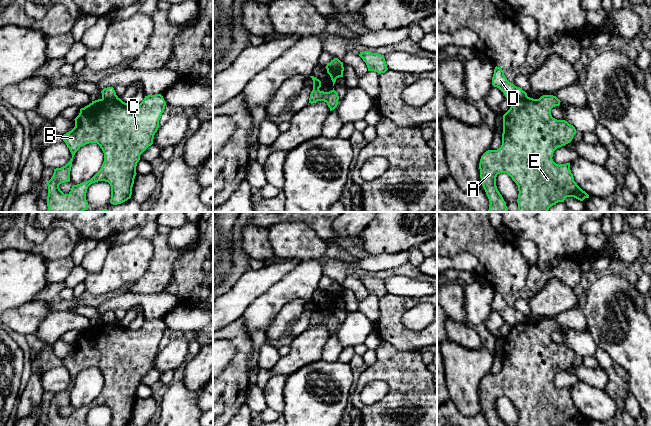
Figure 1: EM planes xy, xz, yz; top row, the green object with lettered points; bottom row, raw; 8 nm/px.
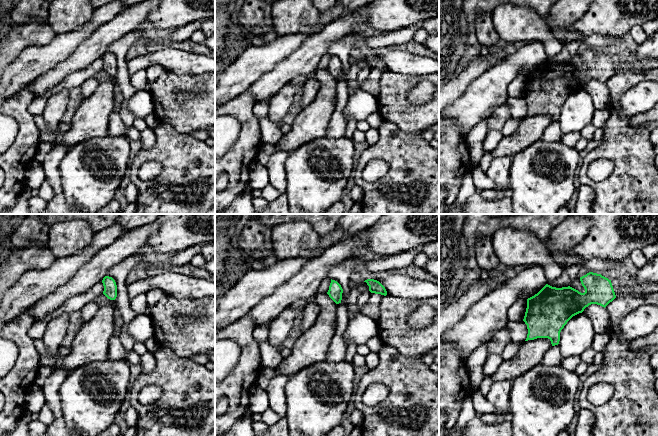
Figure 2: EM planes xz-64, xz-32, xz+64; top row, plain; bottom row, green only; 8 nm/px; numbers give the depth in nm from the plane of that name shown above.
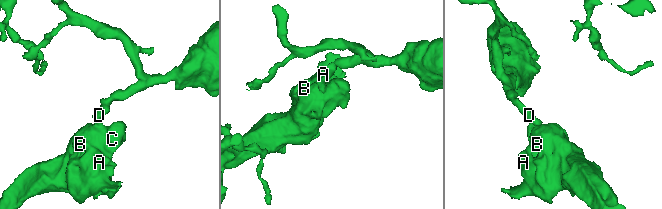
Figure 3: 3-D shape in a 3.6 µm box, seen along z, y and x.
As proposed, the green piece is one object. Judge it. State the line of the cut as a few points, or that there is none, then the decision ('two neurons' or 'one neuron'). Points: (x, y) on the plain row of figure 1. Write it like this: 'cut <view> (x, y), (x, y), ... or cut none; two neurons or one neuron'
cut xz (343, 291), (339, 295), (327, 294); two neurons

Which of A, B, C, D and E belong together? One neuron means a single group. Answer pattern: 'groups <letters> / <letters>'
groups A B C E / D

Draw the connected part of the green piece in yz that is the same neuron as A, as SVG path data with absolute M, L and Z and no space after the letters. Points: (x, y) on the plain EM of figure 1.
M543 319L539 323L528 320L514 325L510 333L503 339L502 369L497 374L486 375L480 383L479 393L482 410L489 426L505 426L496 410L496 401L500 397L507 397L518 410L517 426L564 426L567 421L574 421L580 425L589 422L574 405L570 394L570 387L556 388L552 381L554 375L570 367L576 358L573 349L565 344L552 341L551 333L560 329L560 324L553 319Z

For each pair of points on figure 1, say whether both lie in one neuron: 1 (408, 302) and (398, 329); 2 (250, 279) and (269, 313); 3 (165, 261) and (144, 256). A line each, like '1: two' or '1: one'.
1: one
2: two
3: two

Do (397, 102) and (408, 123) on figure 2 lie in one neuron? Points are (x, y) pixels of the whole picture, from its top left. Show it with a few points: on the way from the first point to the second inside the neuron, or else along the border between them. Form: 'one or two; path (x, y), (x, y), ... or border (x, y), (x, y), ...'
one; path (397, 107), (407, 118)

